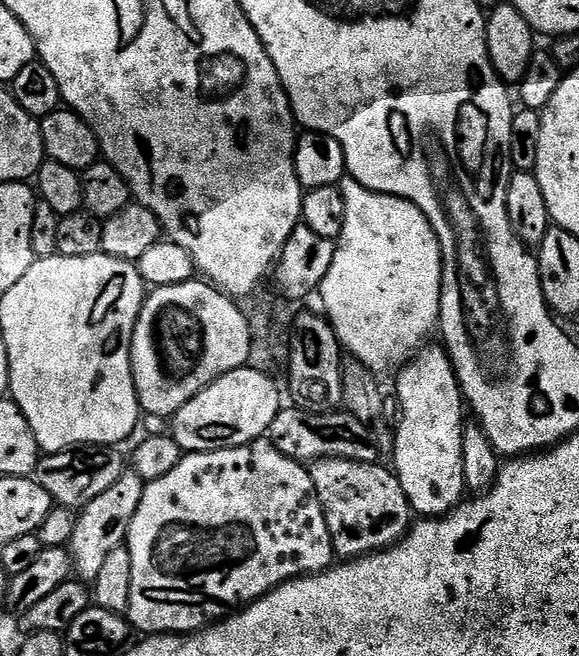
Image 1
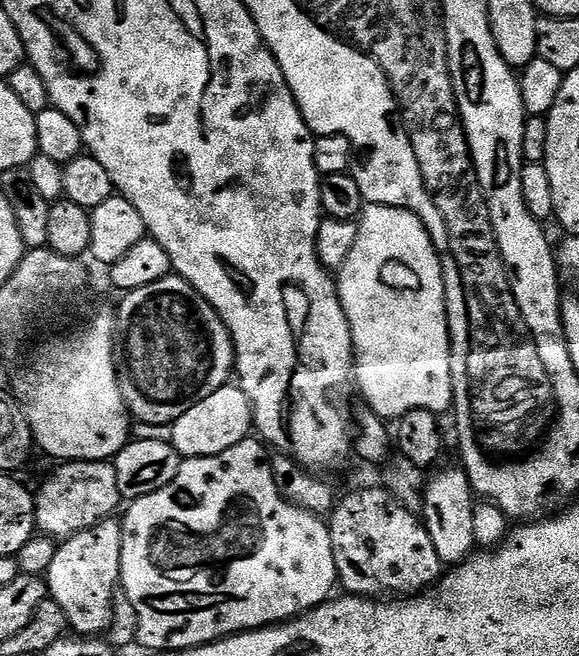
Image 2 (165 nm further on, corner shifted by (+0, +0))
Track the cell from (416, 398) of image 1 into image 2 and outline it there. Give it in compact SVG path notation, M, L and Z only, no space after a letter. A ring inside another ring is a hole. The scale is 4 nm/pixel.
M463 467L444 468L436 477L427 481L424 489L424 511L422 519L424 528L430 534L430 542L434 542L434 550L438 550L441 565L455 566L464 563L473 555L477 547L474 538L474 510L477 501L474 499L472 483Z

